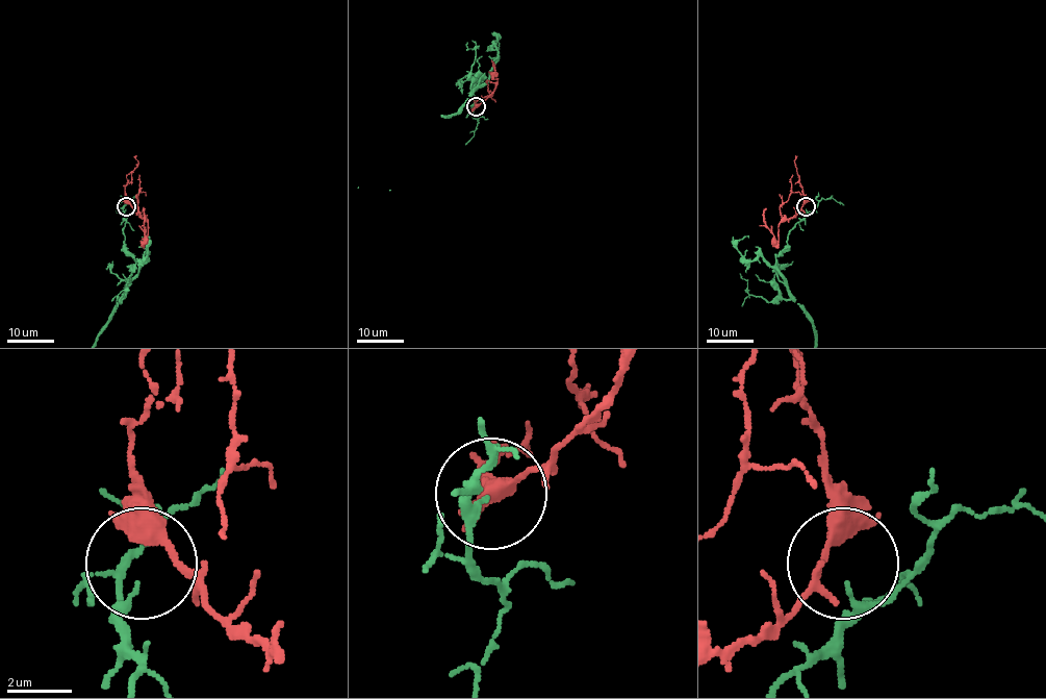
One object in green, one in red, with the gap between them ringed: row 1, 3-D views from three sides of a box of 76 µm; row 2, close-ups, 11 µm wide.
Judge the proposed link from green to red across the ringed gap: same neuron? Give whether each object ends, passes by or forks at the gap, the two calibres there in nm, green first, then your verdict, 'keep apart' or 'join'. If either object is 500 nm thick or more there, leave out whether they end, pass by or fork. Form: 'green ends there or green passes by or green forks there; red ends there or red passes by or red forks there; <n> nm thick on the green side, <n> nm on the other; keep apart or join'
green ends there; red passes by; 160 nm thick on the green side, 460 nm on the other; join

